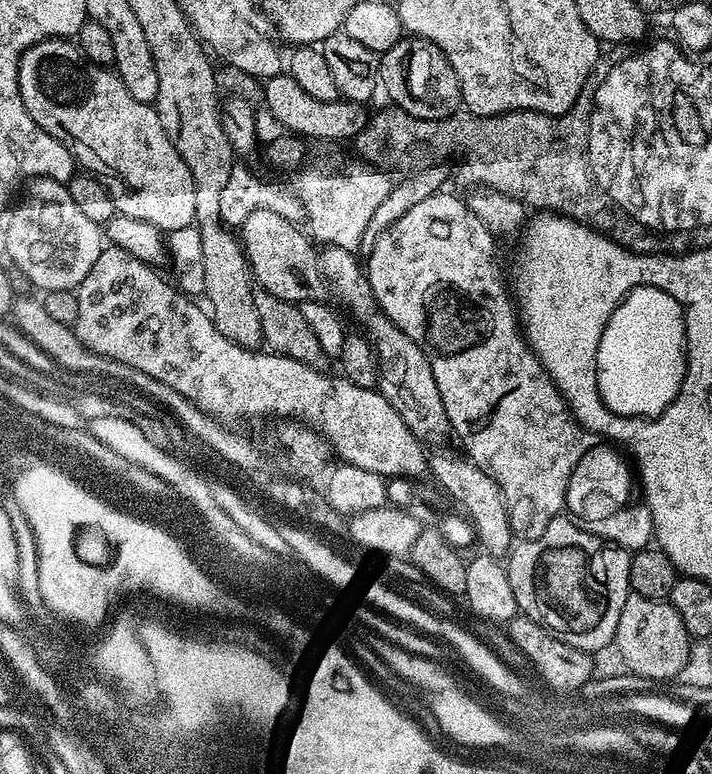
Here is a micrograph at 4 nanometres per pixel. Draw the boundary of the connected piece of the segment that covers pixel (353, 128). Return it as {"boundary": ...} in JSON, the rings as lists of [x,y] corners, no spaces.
{"boundary":[[[287,74],[272,76],[263,81],[264,104],[268,112],[281,124],[281,129],[295,134],[297,137],[309,136],[312,140],[348,140],[351,141],[364,128],[369,113],[359,104],[353,104],[343,98],[334,102],[318,102],[318,98],[310,98],[298,82]]]}

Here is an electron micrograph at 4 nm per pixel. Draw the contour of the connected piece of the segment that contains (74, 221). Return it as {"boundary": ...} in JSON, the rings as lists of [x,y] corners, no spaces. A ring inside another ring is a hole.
{"boundary":[[[37,178],[31,181],[29,188],[32,189],[29,190],[28,197],[17,208],[15,205],[7,217],[9,218],[6,221],[7,259],[12,259],[20,267],[19,275],[27,279],[33,289],[41,288],[41,293],[73,291],[80,287],[86,274],[90,274],[94,262],[98,262],[102,251],[101,225],[90,222],[90,218],[86,218],[86,214],[78,210],[74,198],[70,198],[67,183]]]}

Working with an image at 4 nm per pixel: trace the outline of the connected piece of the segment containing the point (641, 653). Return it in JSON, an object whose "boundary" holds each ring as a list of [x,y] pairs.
{"boundary":[[[629,594],[626,606],[622,606],[622,618],[618,618],[618,630],[614,648],[620,651],[624,659],[623,666],[629,673],[641,676],[649,682],[655,680],[675,681],[688,664],[688,643],[690,637],[686,626],[682,626],[682,618],[678,618],[678,610],[667,600],[655,600]]]}

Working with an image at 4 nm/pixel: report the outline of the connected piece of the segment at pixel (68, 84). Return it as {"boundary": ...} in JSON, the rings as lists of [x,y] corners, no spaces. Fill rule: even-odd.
{"boundary":[[[71,39],[43,40],[21,54],[18,90],[22,106],[26,106],[26,114],[30,114],[30,118],[34,118],[34,122],[39,128],[44,128],[46,134],[62,142],[85,173],[103,182],[119,215],[150,222],[165,234],[193,227],[196,219],[194,178],[190,178],[186,162],[182,162],[178,150],[174,150],[174,142],[166,138],[162,118],[158,118],[155,107],[138,102],[138,98],[126,90],[111,67],[87,60]]]}

